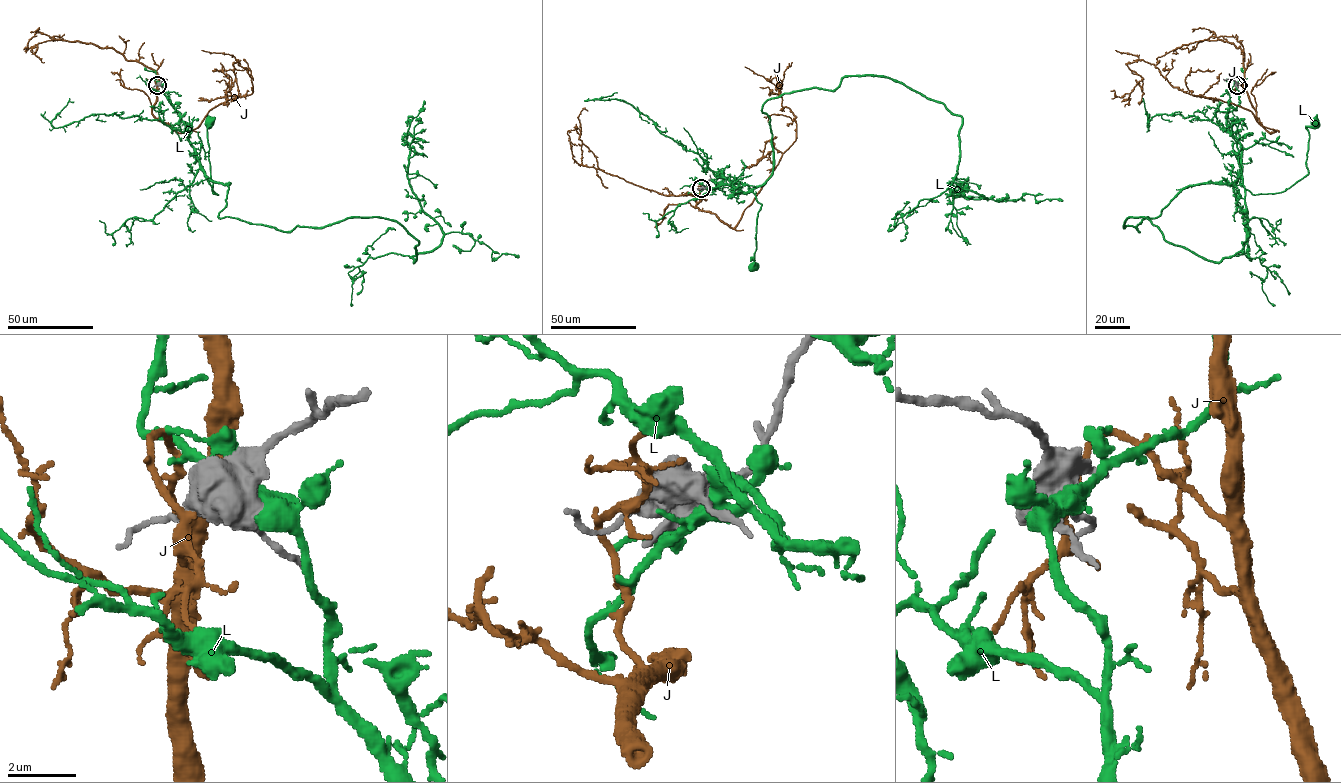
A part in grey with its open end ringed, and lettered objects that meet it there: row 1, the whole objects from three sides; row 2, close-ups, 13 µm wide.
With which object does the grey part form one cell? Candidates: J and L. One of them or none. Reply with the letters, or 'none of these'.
none of these

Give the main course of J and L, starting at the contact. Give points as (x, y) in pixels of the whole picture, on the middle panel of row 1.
J: (700, 188), (695, 207), (733, 228), (791, 145), (795, 116), (771, 76)
L: (701, 188), (713, 192), (727, 177), (736, 193), (752, 192), (761, 204), (752, 267)

